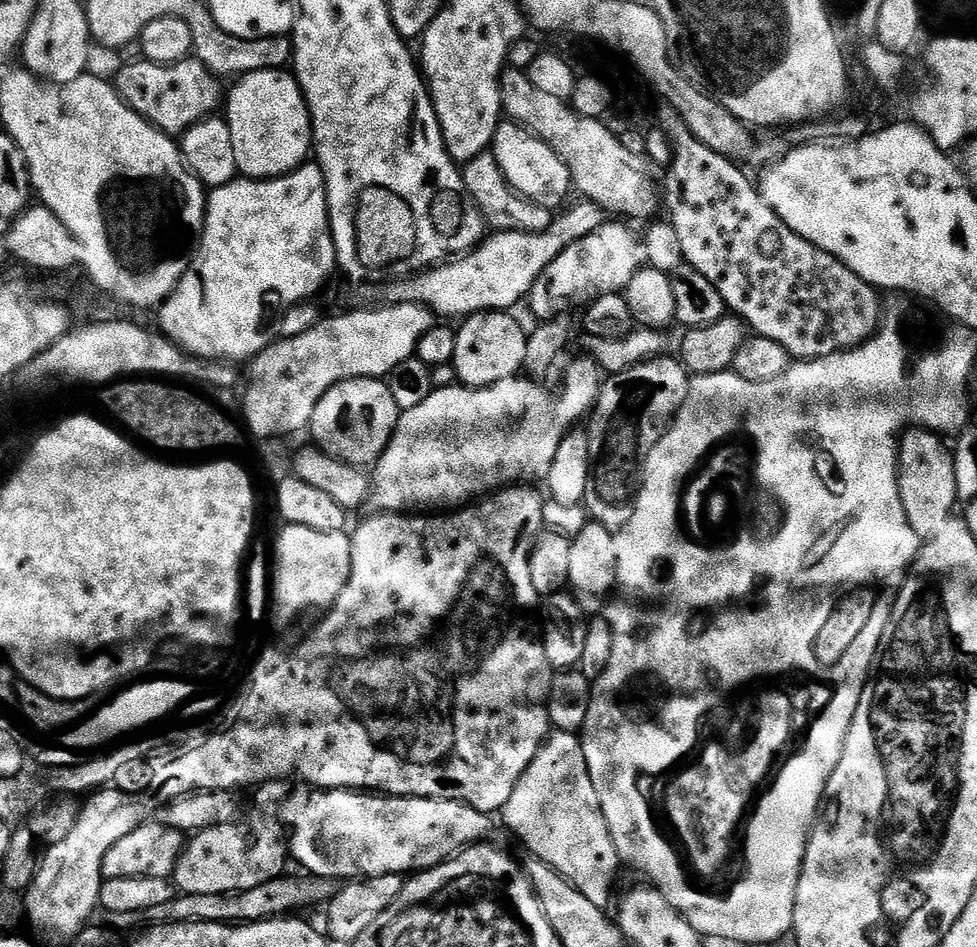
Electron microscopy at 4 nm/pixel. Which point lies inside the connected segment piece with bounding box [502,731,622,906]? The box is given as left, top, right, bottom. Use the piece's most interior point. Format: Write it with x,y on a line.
555,811

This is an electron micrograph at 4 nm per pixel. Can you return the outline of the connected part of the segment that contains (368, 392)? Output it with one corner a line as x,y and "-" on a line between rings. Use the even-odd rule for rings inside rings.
354,377
326,390
314,409
310,433
316,439
313,441
331,456
339,456
357,466
372,466
391,442
401,411
383,379

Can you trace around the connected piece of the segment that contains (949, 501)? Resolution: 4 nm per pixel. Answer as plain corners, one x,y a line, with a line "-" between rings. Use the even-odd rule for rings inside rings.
908,430
898,441
898,486
908,512
910,526
922,538
936,532
954,512
956,475
953,453
944,449
937,433
932,430

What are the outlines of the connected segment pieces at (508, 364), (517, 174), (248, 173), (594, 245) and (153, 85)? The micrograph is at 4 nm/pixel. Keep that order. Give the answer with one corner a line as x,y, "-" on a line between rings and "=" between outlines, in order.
493,310
491,312
478,312
463,321
459,325
456,334
456,349
452,364
456,368
456,376
461,385
469,388
488,388
492,384
502,382
506,378
517,375
524,368
526,358
526,342
528,337
525,329
520,329
518,321
504,310
=
515,122
501,123
496,129
490,150
508,185
539,208
559,209
559,204
567,198
568,192
573,191
572,175
562,158
547,142
539,140
534,133
=
275,68
274,70
258,70
257,72
248,72
239,77
232,89
226,92
226,108
228,104
228,113
226,119
230,126
230,142
234,142
234,162
236,171
241,177
250,180
275,180
277,176
286,176
289,172
295,172
301,164
309,159
312,147
312,116
308,112
308,104
304,101
304,92
300,88
300,83
296,80
291,71
=
614,220
601,224
600,228
584,240
572,243
535,279
526,297
535,319
545,321
553,319
554,304
578,302
580,306
590,304
599,296
614,293
628,288
633,275
645,267
647,263
646,246
625,223
=
189,58
177,64
152,64
149,60
128,62
114,77
117,92
139,116
173,138
183,137
187,128
209,119
222,104
221,81
212,75
201,60

